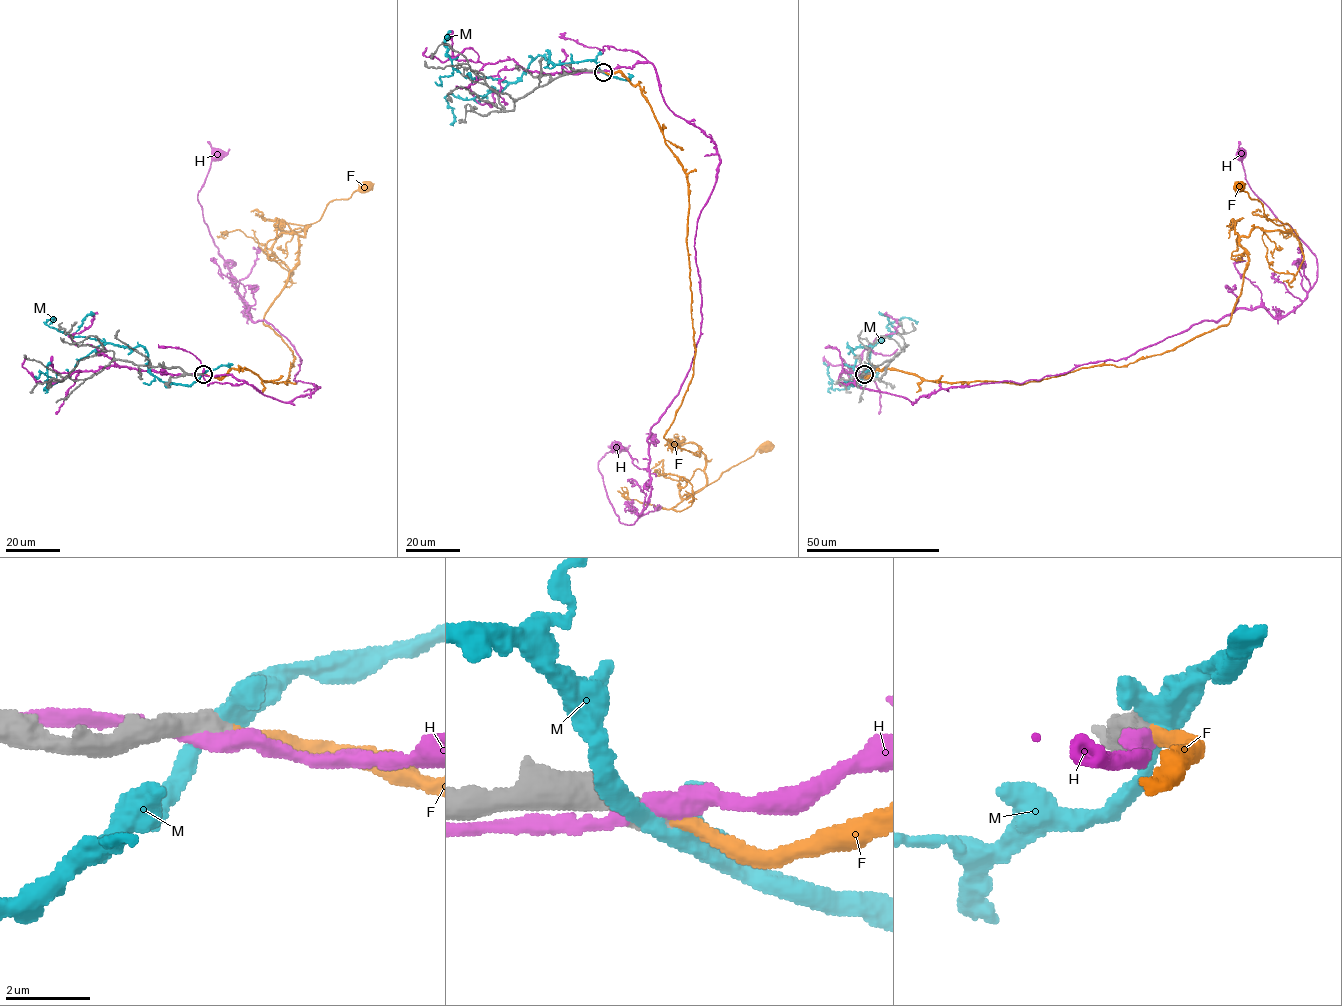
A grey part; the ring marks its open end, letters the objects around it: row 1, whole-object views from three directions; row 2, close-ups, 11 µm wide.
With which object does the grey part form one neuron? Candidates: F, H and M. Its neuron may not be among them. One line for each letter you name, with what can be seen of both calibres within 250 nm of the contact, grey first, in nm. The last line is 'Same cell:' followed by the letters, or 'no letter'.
F: calibres 500 and 360 nm
Same cell: F

